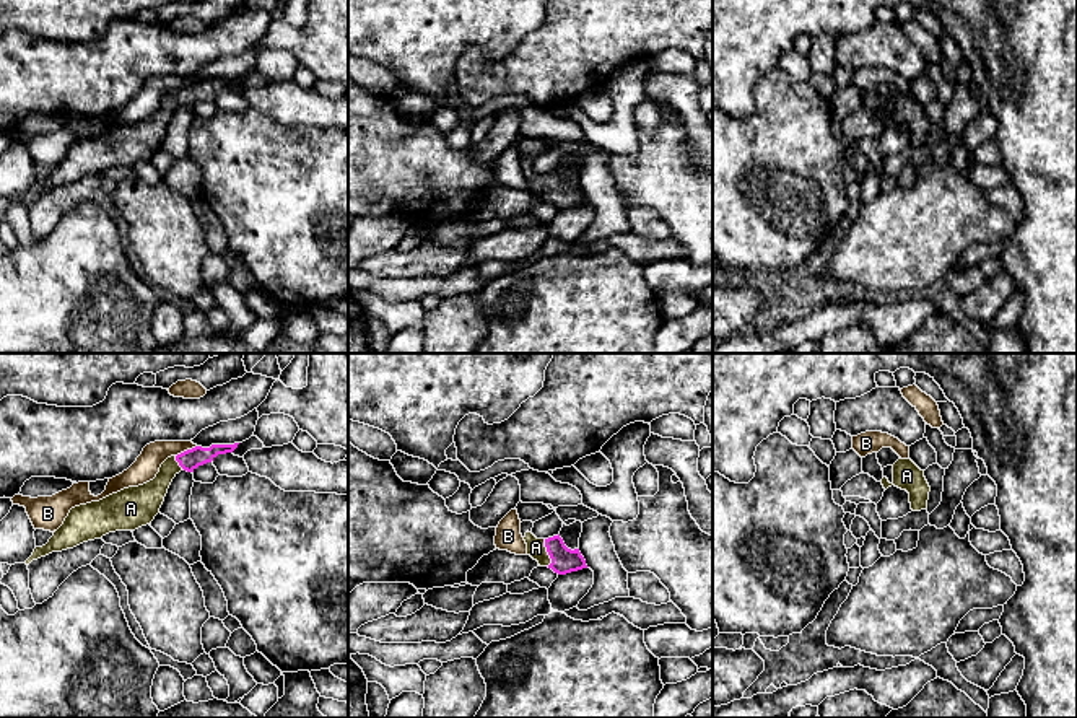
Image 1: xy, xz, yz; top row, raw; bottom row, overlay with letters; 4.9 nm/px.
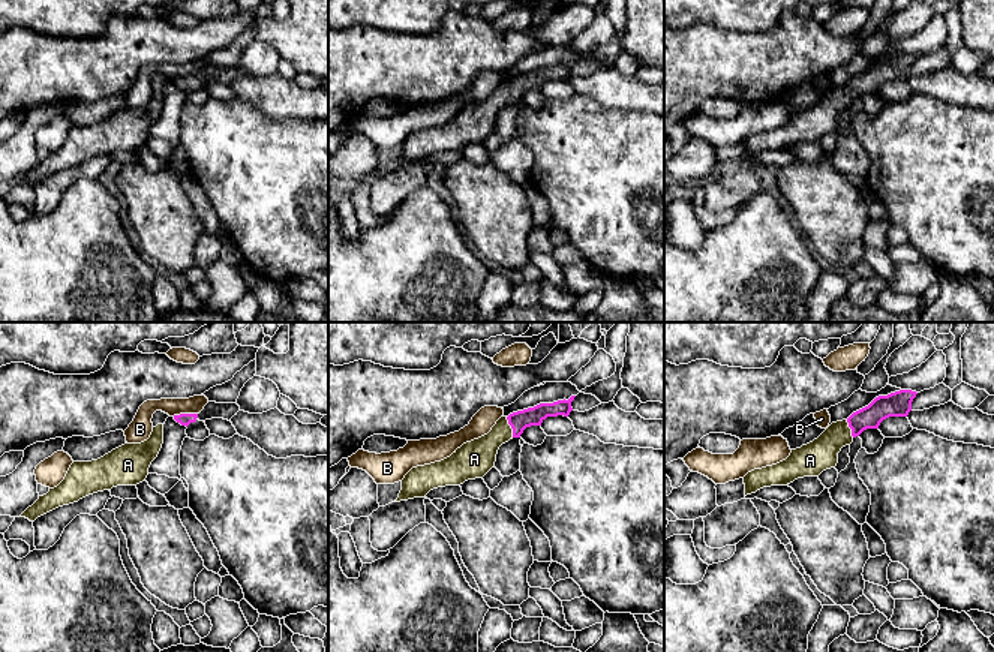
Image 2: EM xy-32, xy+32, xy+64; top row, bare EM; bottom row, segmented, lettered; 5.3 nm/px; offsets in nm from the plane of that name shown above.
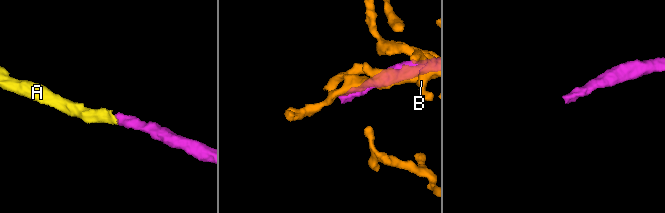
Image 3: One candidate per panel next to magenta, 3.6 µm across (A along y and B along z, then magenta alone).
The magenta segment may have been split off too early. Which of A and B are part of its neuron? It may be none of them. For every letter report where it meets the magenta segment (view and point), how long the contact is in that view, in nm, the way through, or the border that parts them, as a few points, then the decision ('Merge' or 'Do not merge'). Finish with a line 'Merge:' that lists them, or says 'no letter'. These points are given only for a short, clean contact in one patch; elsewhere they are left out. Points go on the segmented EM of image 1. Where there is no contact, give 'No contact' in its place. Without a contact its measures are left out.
A: Touches magenta at xz (547, 551). Shared border 140 nm. Path across: xz (565, 560), (547, 551), (536, 547). Merge
B: Touches magenta at xy (187, 450). Shared border 120 nm. Do not merge
Merge: A

